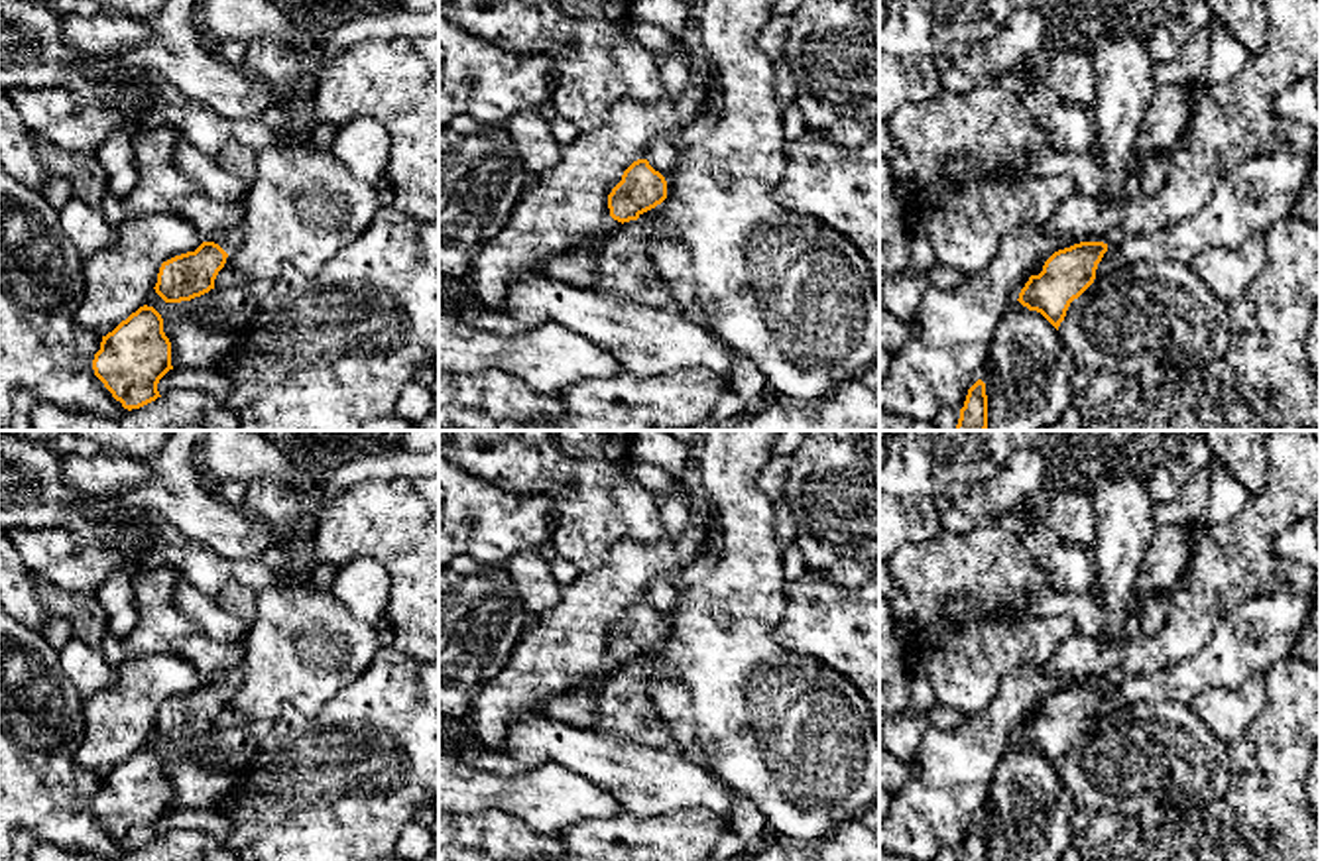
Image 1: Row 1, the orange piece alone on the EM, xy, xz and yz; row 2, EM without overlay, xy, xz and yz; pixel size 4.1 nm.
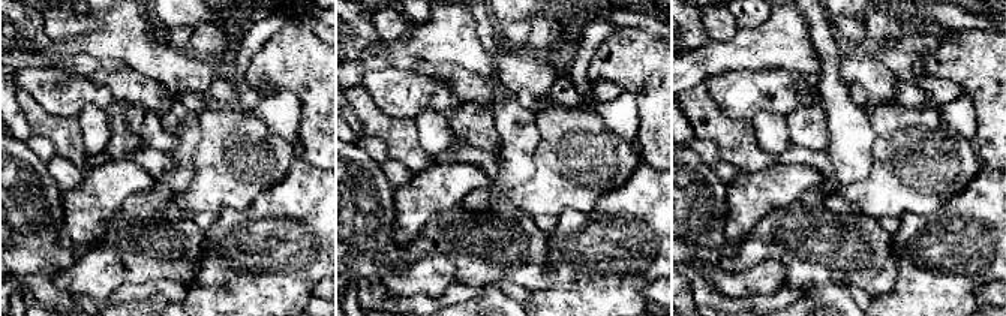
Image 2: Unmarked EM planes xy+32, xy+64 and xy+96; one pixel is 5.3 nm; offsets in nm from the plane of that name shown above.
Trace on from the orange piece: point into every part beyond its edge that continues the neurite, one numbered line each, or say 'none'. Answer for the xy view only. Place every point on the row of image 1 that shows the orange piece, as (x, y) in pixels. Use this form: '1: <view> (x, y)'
1: xy (229, 240)

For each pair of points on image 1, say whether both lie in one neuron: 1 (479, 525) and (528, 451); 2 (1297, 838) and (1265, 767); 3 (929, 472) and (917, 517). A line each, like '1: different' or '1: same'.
1: different
2: same
3: different

